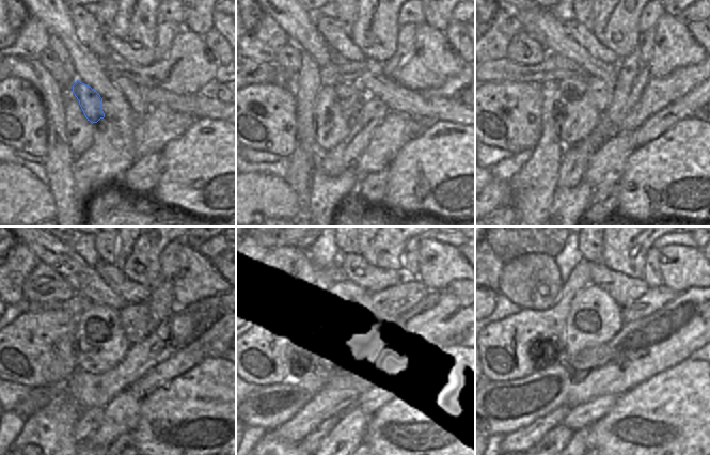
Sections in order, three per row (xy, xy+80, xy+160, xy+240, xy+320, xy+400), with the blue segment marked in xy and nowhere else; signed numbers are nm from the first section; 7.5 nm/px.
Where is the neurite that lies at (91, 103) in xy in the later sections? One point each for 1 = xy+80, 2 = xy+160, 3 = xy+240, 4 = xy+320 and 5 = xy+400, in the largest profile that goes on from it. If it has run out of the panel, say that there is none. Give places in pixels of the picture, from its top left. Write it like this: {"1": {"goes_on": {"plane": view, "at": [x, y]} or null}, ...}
{"1": {"goes_on": {"plane": "xy+80", "at": [351, 97]}}, "2": {"goes_on": {"plane": "xy+160", "at": [601, 93]}}, "3": {"goes_on": {"plane": "xy+240", "at": [135, 318]}}, "4": {"goes_on": {"plane": "xy+320", "at": [389, 314]}}, "5": {"goes_on": {"plane": "xy+400", "at": [652, 300]}}}

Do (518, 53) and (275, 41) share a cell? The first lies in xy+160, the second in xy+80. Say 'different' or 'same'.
different

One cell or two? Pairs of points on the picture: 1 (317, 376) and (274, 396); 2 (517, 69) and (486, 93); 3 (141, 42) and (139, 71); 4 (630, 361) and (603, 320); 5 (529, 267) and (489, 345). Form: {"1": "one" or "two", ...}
{"1": "one", "2": "two", "3": "two", "4": "two", "5": "two"}

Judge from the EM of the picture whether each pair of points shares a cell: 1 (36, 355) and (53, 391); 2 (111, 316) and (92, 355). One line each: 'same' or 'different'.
1: different
2: same

